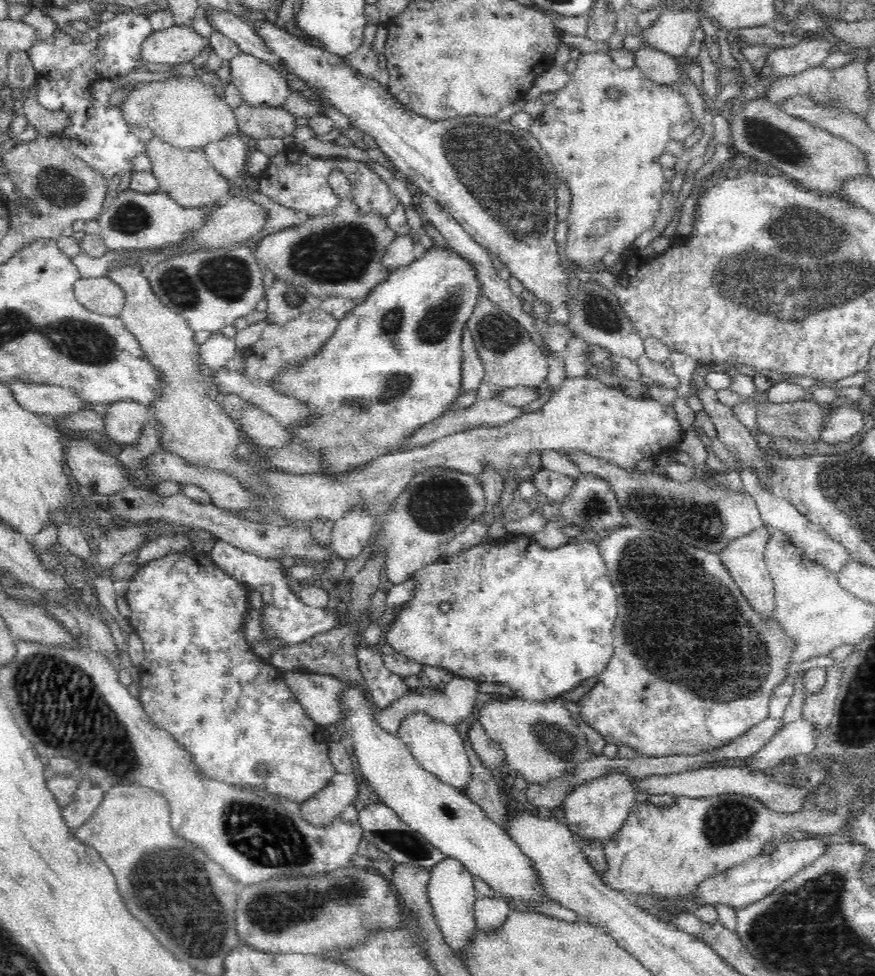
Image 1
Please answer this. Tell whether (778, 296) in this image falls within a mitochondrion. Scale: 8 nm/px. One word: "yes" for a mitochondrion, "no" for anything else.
yes

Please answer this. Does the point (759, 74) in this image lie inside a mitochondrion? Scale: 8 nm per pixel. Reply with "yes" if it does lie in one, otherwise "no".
no

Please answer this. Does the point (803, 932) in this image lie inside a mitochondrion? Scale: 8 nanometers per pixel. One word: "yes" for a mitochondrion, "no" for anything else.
yes

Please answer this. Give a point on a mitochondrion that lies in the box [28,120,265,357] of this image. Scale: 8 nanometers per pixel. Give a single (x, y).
(227, 278)

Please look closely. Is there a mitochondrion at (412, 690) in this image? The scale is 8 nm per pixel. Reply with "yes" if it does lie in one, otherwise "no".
no

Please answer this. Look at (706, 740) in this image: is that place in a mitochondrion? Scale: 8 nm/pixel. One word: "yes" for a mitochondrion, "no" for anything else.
no

